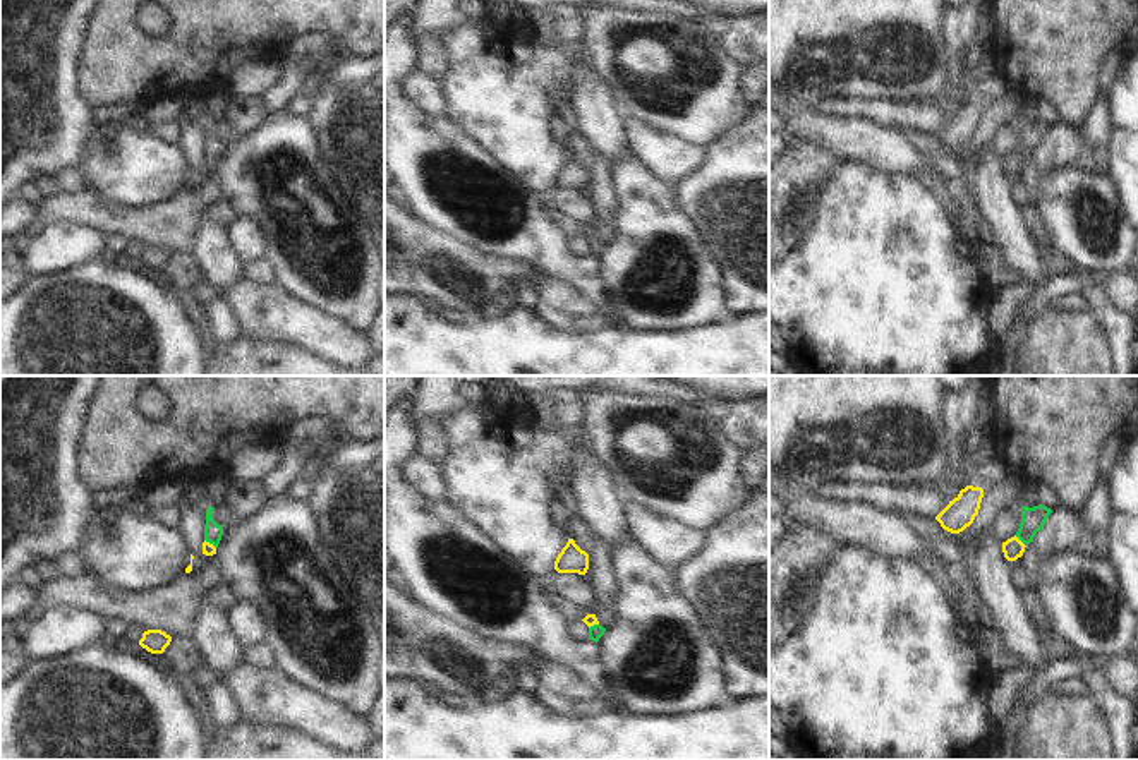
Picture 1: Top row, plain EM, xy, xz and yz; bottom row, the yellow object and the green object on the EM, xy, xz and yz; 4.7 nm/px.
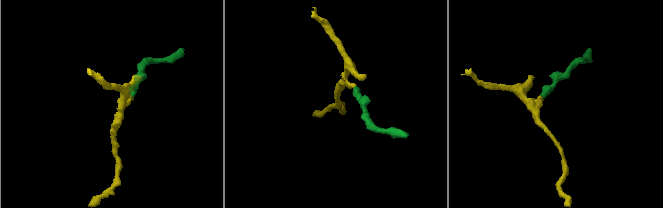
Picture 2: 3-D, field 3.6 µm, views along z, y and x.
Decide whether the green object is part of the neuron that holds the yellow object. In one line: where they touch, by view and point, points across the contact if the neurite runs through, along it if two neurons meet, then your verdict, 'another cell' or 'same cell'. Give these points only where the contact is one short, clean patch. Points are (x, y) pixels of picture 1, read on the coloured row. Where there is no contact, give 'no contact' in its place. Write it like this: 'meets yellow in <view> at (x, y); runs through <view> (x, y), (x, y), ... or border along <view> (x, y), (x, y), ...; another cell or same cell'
meets yellow in yz at (1020, 541); runs through yz (1013, 548), (1020, 541), (1034, 518); same cell

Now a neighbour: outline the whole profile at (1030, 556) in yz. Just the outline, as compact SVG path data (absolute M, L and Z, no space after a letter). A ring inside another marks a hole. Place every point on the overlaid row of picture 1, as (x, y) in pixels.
M1033 542L1026 544L1021 559L1025 563L1026 571L1030 573L1032 588L1035 590L1035 585L1038 582L1038 561L1040 561L1040 554L1035 549Z

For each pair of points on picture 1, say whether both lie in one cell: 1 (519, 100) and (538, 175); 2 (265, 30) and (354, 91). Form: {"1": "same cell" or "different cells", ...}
{"1": "same cell", "2": "different cells"}

